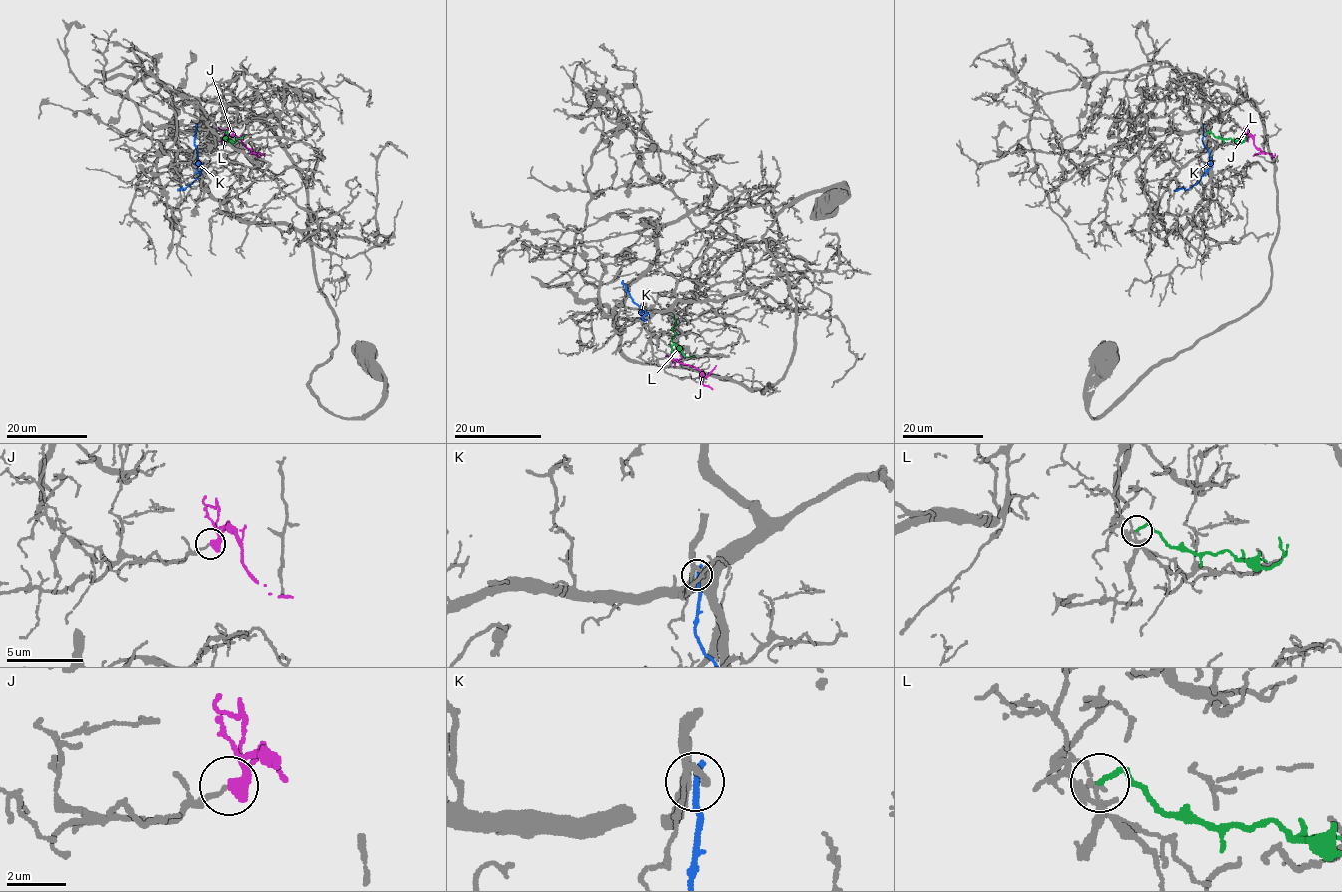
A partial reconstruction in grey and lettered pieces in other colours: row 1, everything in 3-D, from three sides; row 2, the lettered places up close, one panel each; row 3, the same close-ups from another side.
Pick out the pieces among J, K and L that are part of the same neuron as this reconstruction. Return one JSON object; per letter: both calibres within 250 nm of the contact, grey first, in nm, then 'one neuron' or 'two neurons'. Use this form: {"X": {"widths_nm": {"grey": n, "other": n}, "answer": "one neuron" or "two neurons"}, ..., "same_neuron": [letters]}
{"J": {"widths_nm": {"grey": 150, "other": 480}, "answer": "one neuron"}, "K": {"widths_nm": {"grey": 320, "other": 320}, "answer": "two neurons"}, "L": {"widths_nm": {"grey": 130, "other": 170}, "answer": "two neurons"}, "same_neuron": ["J"]}

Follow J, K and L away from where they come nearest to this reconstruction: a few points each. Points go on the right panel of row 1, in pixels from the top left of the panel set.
J: (1246, 140), (1252, 136), (1254, 145), (1263, 153), (1273, 157), (1275, 154)
K: (1202, 126), (1202, 144), (1209, 154), (1211, 167), (1194, 185), (1174, 191)
L: (1206, 132), (1242, 143), (1244, 134)

